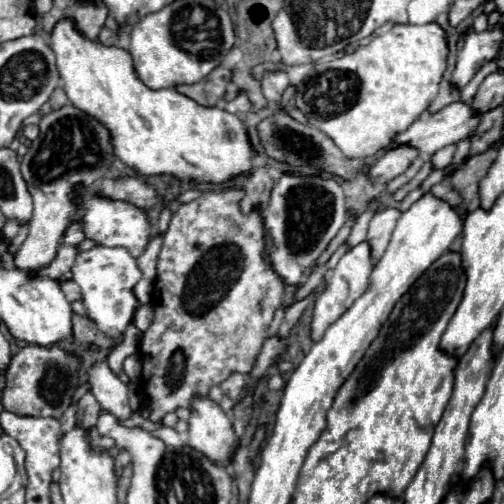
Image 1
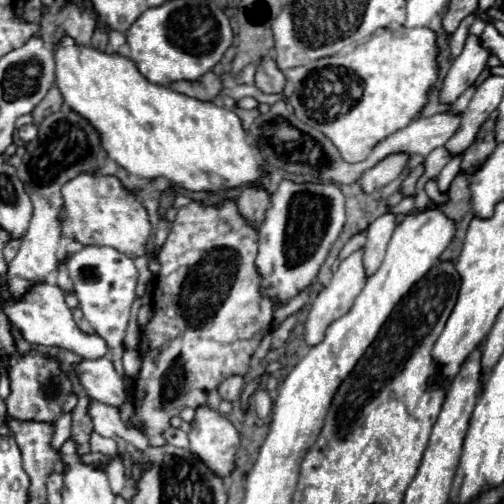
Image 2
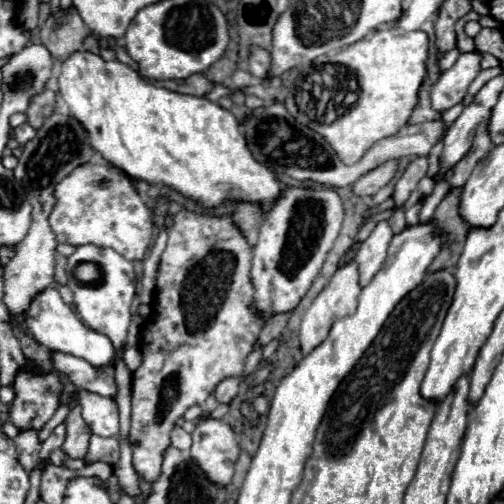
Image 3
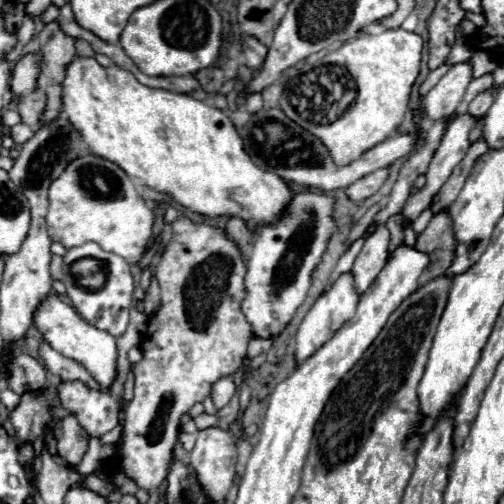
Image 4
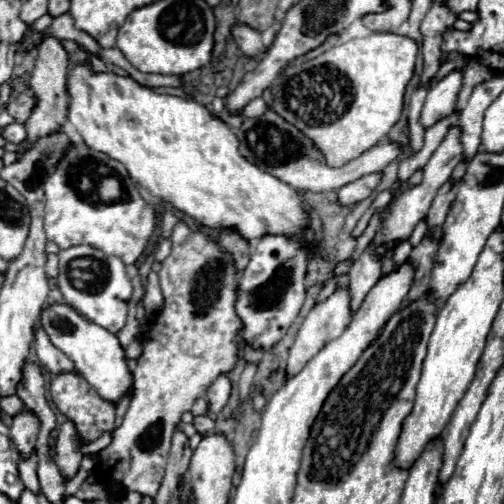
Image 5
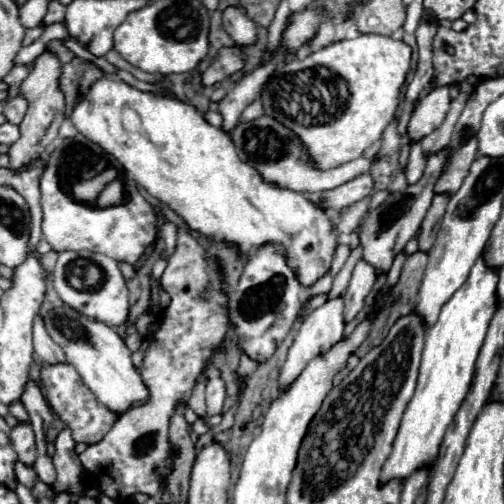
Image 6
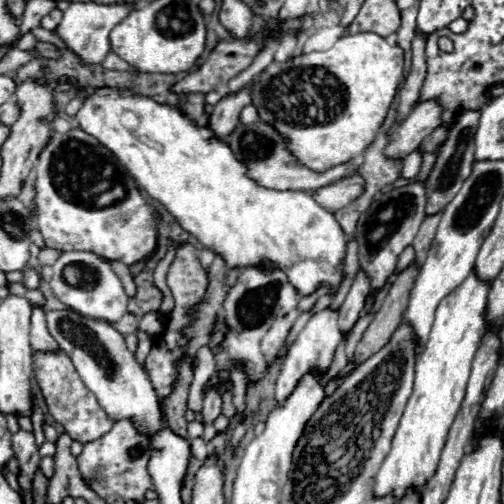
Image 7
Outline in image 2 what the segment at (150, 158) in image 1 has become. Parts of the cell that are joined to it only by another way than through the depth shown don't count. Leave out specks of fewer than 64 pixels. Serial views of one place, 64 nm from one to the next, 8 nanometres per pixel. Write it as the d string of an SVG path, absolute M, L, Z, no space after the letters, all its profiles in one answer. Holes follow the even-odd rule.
M70 36L58 40L54 54L56 82L66 104L100 132L108 156L130 174L140 178L164 176L190 192L242 188L258 182L264 174L234 110L150 84L130 58L80 46Z

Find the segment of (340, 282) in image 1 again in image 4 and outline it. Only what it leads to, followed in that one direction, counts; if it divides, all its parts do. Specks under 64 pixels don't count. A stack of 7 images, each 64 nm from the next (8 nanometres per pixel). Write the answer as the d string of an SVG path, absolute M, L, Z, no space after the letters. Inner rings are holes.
M344 272L326 292L322 292L322 296L314 302L314 306L308 310L308 314L304 316L298 334L296 334L296 360L306 360L308 356L312 356L324 342L328 342L336 330L354 316L356 312L356 304L358 304L358 292L354 288L354 276L352 272Z

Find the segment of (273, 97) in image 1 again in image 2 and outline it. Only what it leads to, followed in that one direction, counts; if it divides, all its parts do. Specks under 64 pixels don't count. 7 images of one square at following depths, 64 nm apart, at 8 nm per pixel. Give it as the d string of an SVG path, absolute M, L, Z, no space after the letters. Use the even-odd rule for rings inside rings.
M264 58L256 70L256 86L264 94L282 94L286 86L286 76L282 70L276 66L272 58Z

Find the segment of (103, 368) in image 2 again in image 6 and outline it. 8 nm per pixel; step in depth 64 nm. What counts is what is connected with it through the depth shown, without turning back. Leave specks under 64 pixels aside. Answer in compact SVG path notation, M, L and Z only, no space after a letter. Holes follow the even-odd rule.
M36 316L34 320L34 352L36 356L44 362L44 364L60 364L66 362L64 350L48 336L44 322L40 316Z

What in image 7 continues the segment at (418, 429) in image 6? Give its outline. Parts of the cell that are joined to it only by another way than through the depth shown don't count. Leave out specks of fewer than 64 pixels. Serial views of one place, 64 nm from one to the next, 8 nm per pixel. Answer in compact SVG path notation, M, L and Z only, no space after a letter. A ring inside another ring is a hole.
M472 270L464 284L460 284L460 288L440 302L432 332L426 346L422 348L422 358L416 360L414 392L392 440L392 450L376 476L374 496L394 494L400 500L410 486L422 490L424 484L434 476L448 428L464 400L474 354L488 328L486 306L490 286L492 282L480 280Z

